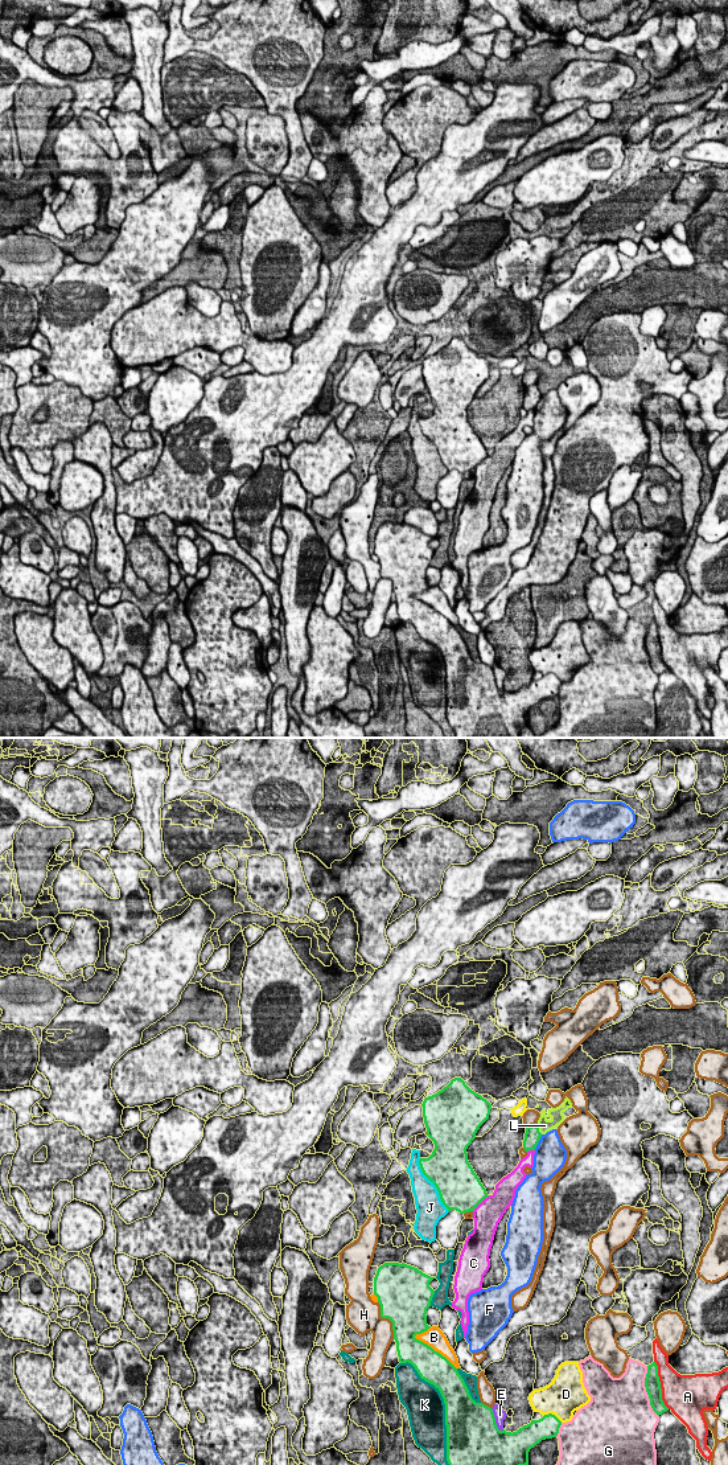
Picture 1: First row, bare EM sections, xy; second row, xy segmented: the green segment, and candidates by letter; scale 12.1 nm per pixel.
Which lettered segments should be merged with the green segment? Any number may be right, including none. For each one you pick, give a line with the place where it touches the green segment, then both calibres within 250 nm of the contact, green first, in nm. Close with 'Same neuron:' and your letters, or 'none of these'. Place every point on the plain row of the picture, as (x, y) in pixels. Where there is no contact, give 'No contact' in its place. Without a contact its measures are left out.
Same neuron: none of these

